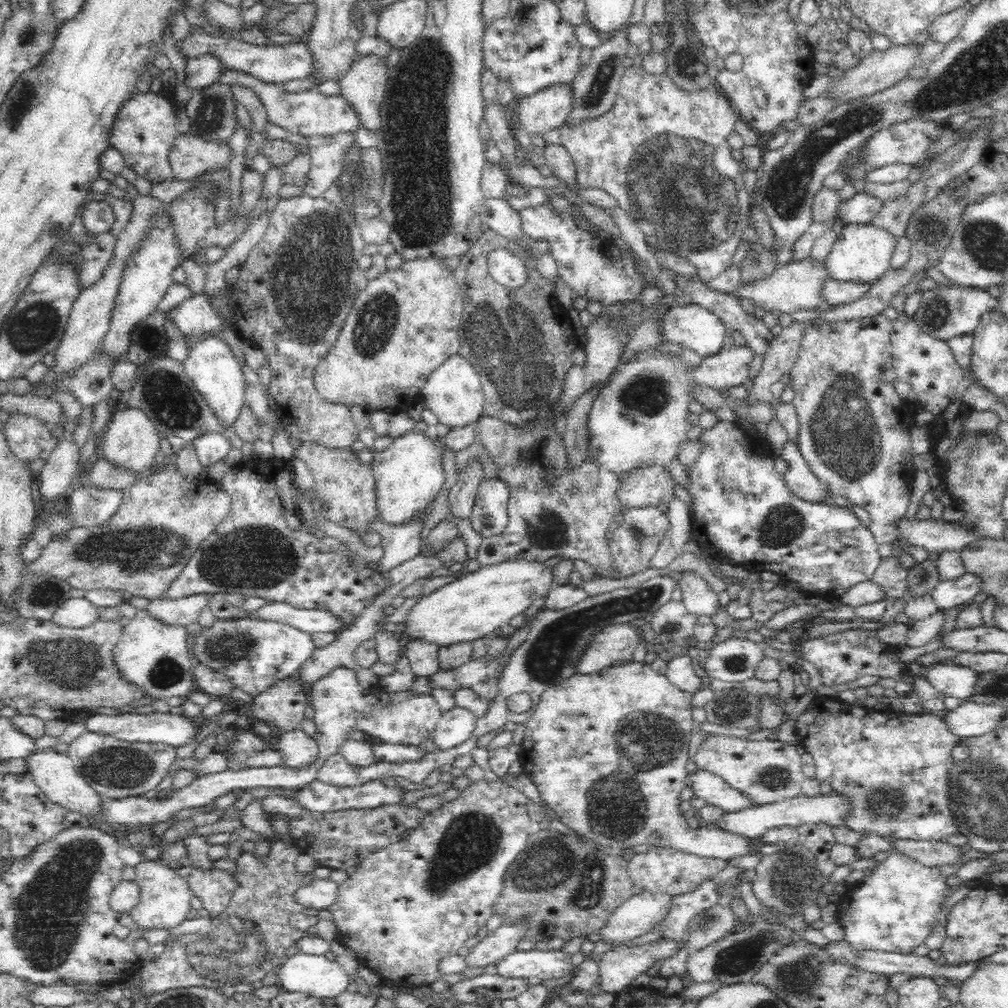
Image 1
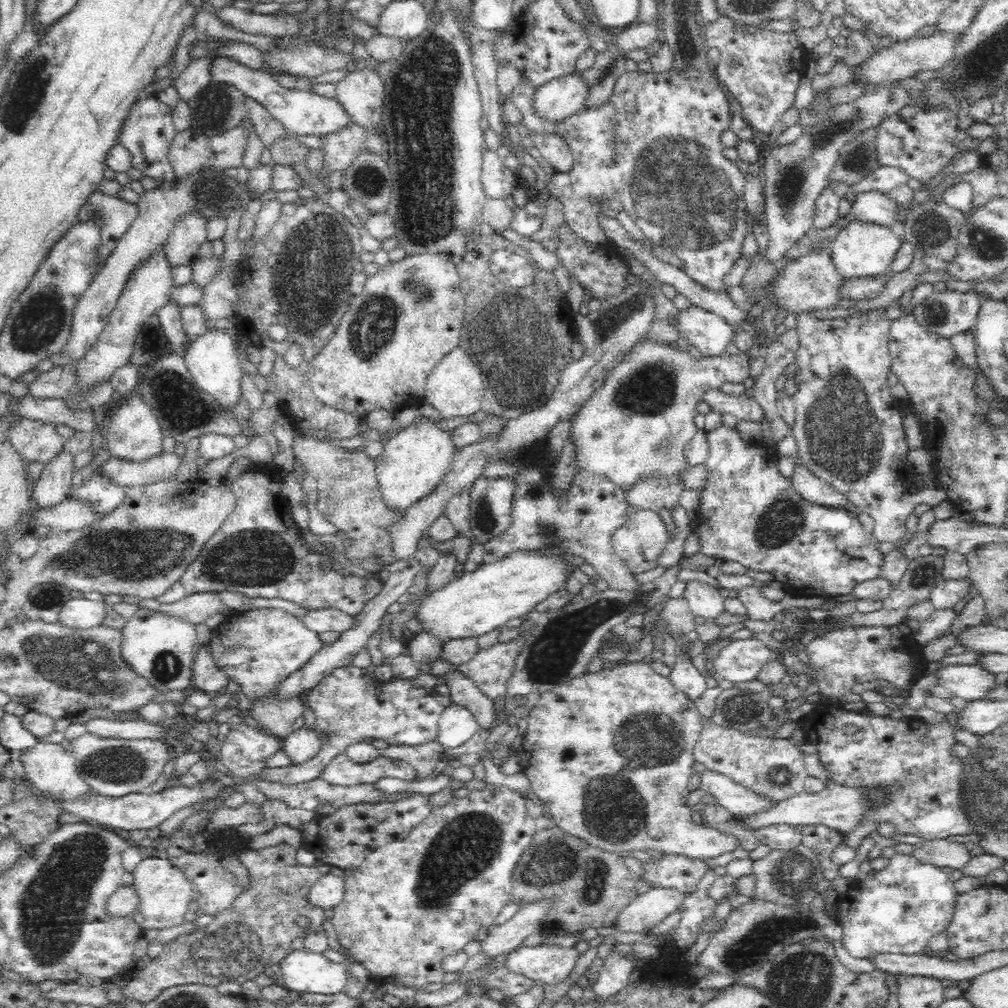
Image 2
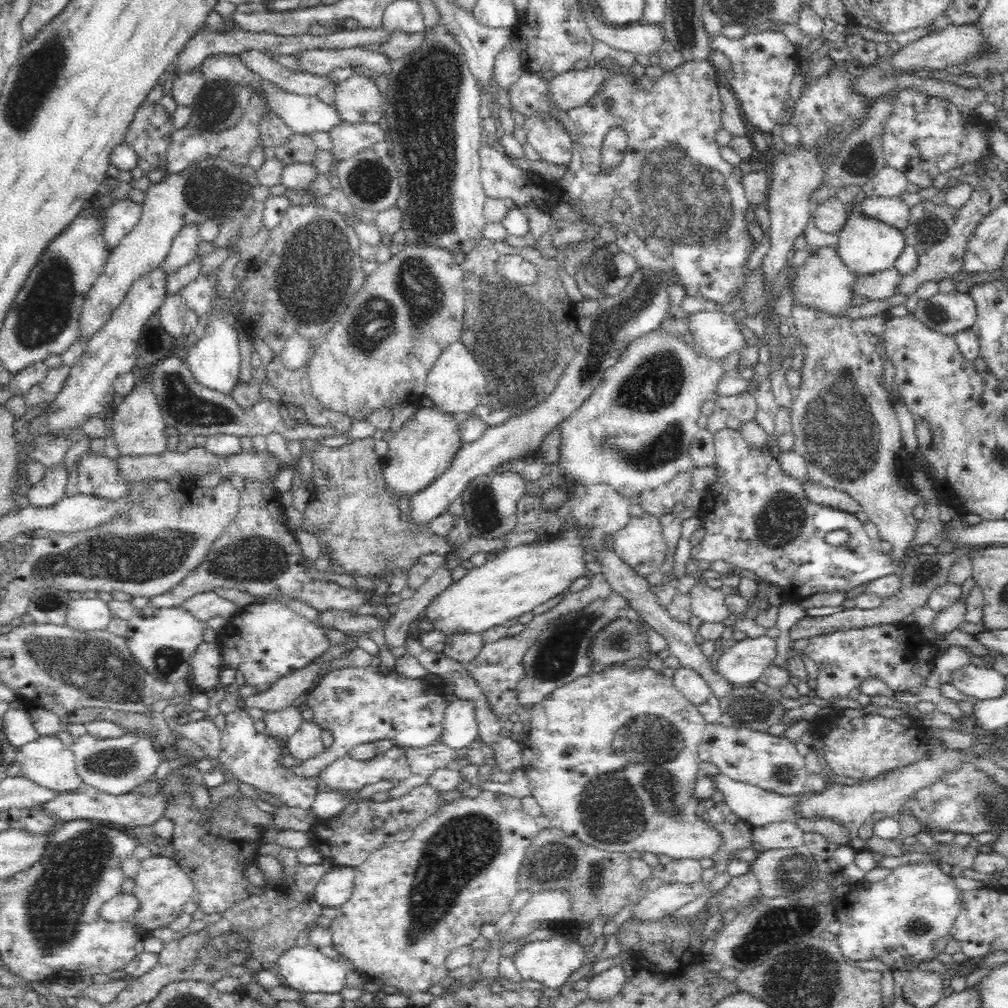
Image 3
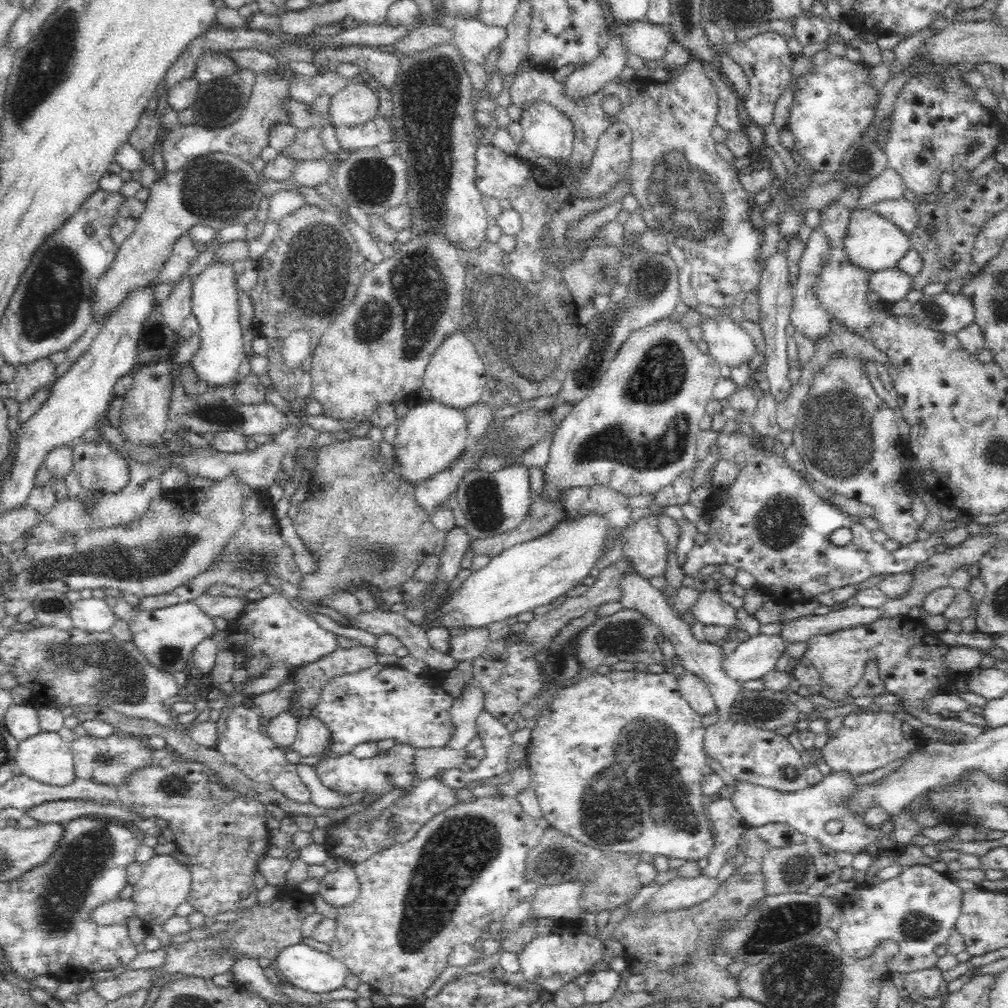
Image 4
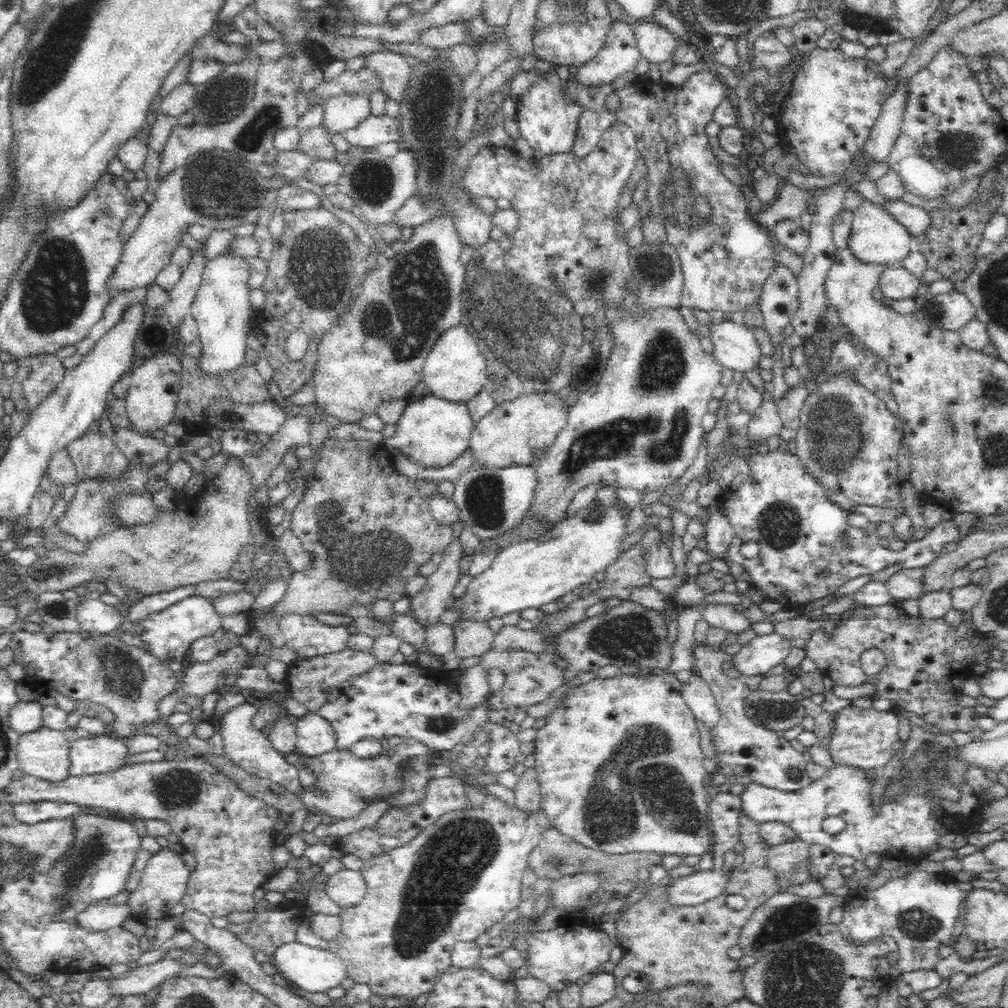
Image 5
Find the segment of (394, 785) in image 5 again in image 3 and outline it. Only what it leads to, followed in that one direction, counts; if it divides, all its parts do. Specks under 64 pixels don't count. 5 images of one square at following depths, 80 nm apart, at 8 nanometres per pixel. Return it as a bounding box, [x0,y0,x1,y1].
[318,746,410,790]

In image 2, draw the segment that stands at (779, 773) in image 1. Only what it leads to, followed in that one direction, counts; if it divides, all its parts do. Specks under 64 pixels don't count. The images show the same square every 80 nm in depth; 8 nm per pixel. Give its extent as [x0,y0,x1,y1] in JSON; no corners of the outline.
[693,724,808,802]

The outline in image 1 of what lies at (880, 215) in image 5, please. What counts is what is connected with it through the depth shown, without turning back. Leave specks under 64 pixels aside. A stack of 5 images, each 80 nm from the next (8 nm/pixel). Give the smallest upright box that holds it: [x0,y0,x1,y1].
[823,223,895,284]

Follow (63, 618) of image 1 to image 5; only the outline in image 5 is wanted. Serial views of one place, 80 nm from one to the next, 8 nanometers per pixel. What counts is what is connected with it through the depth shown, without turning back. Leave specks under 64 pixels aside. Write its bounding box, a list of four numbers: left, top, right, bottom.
[76,600,123,634]

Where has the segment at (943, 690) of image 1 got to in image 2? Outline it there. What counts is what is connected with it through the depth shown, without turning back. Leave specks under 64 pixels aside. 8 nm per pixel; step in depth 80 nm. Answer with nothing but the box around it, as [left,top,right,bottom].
[933,664,993,701]

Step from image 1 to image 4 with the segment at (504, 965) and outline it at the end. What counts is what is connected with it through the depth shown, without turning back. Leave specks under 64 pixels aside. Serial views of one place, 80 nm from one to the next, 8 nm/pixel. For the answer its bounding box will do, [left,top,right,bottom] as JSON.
[517,928,606,993]

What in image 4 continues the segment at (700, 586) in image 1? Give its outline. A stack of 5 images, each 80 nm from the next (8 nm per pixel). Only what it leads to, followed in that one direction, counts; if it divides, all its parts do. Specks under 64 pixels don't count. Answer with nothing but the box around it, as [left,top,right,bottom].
[690,590,736,628]

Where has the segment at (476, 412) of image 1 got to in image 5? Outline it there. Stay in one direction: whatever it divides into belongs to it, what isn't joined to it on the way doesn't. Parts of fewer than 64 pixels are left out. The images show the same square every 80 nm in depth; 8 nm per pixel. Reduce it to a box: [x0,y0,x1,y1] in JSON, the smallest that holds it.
[421,324,487,404]

